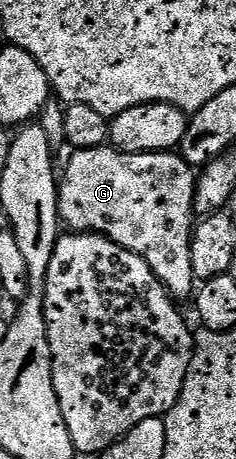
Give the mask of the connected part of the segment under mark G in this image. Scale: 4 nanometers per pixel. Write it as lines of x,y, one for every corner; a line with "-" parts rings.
111,145
95,147
94,149
76,149
71,152
72,156
68,159
68,168
63,168
62,178
58,183
58,194
60,197
60,222
69,232
72,233
91,233
93,235
104,235
110,241
114,241
118,245
122,245
122,249
130,249
134,253
138,253
138,257
142,257
146,261
146,265
150,265
150,269
154,269
154,273
163,281
167,287
169,295
173,300
181,301
193,294
194,284
197,282
194,277
194,269
190,265
190,245
192,244
192,228
194,226
194,208
196,205
196,181
197,172
188,164
185,159
178,153
170,151
147,151
146,153
126,153
125,151
117,151

